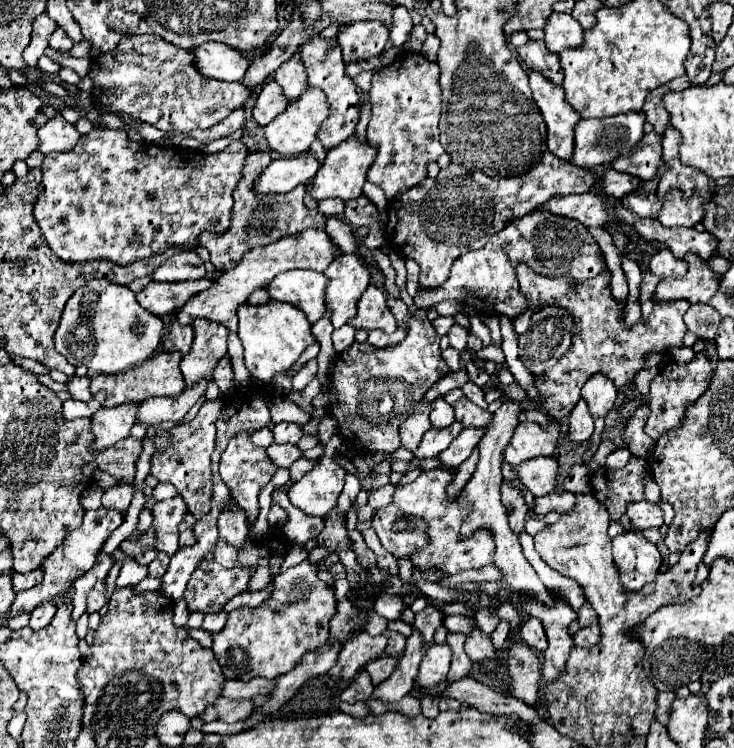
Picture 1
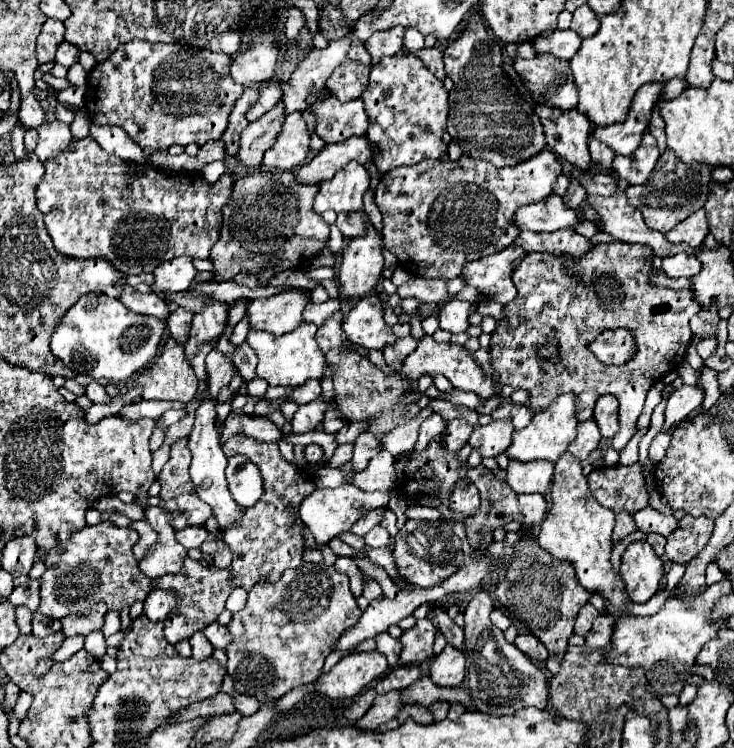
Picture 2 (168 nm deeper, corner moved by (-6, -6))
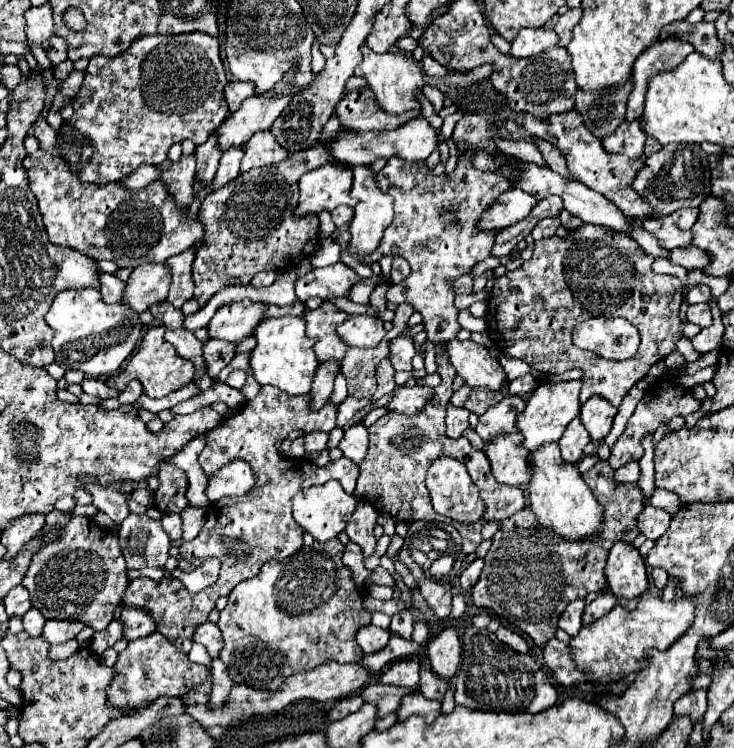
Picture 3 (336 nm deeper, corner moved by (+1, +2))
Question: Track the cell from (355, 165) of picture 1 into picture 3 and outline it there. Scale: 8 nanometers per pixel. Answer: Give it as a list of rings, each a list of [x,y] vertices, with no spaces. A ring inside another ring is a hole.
[[[336,163],[322,165],[314,171],[304,173],[298,181],[300,201],[294,215],[318,215],[322,211],[332,211],[340,205],[354,207],[356,201],[350,197],[352,189],[352,169]]]

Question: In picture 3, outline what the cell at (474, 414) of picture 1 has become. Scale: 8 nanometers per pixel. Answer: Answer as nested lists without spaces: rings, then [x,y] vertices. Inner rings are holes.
[[[396,387],[392,391],[392,399],[388,401],[386,409],[392,409],[392,411],[400,411],[400,413],[406,413],[406,415],[414,415],[418,413],[434,395],[434,389],[430,387]]]

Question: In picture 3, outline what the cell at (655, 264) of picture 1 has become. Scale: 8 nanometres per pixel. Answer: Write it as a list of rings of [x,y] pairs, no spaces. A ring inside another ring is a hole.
[[[690,245],[684,249],[670,251],[670,261],[676,265],[682,265],[686,269],[704,269],[706,265],[710,265],[710,255],[704,253],[704,249]]]

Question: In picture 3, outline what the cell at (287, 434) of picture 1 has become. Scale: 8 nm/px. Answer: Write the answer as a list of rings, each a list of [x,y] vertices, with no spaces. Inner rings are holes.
[[[336,361],[318,365],[316,377],[312,381],[312,391],[310,391],[312,409],[320,409],[326,403],[326,399],[332,393],[332,385],[334,385],[334,379],[338,373],[340,373],[340,363],[336,363]]]

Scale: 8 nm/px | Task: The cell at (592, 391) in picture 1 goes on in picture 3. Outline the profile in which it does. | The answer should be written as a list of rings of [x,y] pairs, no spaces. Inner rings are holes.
[[[590,397],[584,405],[582,405],[582,425],[588,429],[592,441],[602,441],[614,423],[614,415],[616,415],[616,407],[610,405],[604,397]]]

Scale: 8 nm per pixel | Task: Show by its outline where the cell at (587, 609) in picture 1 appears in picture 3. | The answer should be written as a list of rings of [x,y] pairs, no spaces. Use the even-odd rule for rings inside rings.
[[[576,599],[572,601],[566,611],[560,615],[560,621],[558,621],[558,627],[564,629],[568,635],[576,635],[582,627],[582,611],[584,611],[584,601],[582,599]]]

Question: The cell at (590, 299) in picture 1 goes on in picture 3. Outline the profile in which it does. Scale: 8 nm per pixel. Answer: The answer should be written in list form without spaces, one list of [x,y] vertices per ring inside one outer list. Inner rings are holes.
[[[584,223],[568,231],[566,237],[554,235],[536,241],[528,263],[496,279],[488,299],[488,335],[498,343],[502,353],[526,361],[534,371],[542,371],[544,375],[582,369],[580,403],[598,394],[618,407],[630,387],[640,381],[656,361],[668,357],[682,337],[678,317],[684,291],[682,281],[672,275],[654,273],[652,263],[654,257],[644,253],[628,235],[610,233],[610,229],[598,225]],[[606,307],[612,311],[608,315],[620,315],[638,329],[640,347],[632,359],[606,361],[572,345],[572,327],[602,313]]]

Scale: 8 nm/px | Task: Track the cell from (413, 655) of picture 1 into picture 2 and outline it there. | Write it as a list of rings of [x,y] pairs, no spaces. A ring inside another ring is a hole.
[[[401,689],[393,691],[393,693],[385,693],[385,695],[377,695],[371,709],[355,723],[359,729],[371,731],[377,729],[381,723],[391,721],[393,717],[397,717],[399,709],[401,709]]]

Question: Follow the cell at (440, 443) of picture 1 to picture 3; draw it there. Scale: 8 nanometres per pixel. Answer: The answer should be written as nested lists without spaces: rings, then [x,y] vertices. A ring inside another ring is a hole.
[[[452,403],[448,405],[448,413],[446,413],[446,435],[450,439],[458,439],[468,427],[468,409],[464,407],[454,407]]]

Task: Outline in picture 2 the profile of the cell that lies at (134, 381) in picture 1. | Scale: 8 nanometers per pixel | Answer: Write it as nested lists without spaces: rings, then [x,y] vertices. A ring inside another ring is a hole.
[[[167,341],[151,369],[153,371],[143,373],[143,377],[139,377],[137,381],[137,385],[143,387],[145,399],[157,399],[157,389],[159,399],[163,401],[187,403],[191,401],[191,397],[195,397],[199,379],[195,377],[193,367],[185,359],[183,345],[179,345],[177,341]]]

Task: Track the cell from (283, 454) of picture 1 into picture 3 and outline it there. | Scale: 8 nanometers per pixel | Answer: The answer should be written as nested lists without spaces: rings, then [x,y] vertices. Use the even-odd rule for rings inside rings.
[[[314,431],[314,433],[304,435],[306,451],[322,451],[322,449],[326,449],[326,441],[328,441],[328,433],[322,433],[322,431]]]

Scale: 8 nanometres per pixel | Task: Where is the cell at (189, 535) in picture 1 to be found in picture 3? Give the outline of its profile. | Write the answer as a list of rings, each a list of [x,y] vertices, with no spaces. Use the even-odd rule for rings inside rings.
[[[174,513],[164,515],[162,517],[162,527],[164,527],[164,531],[168,533],[168,537],[172,541],[182,539],[182,521],[180,521],[180,515],[174,515]]]

